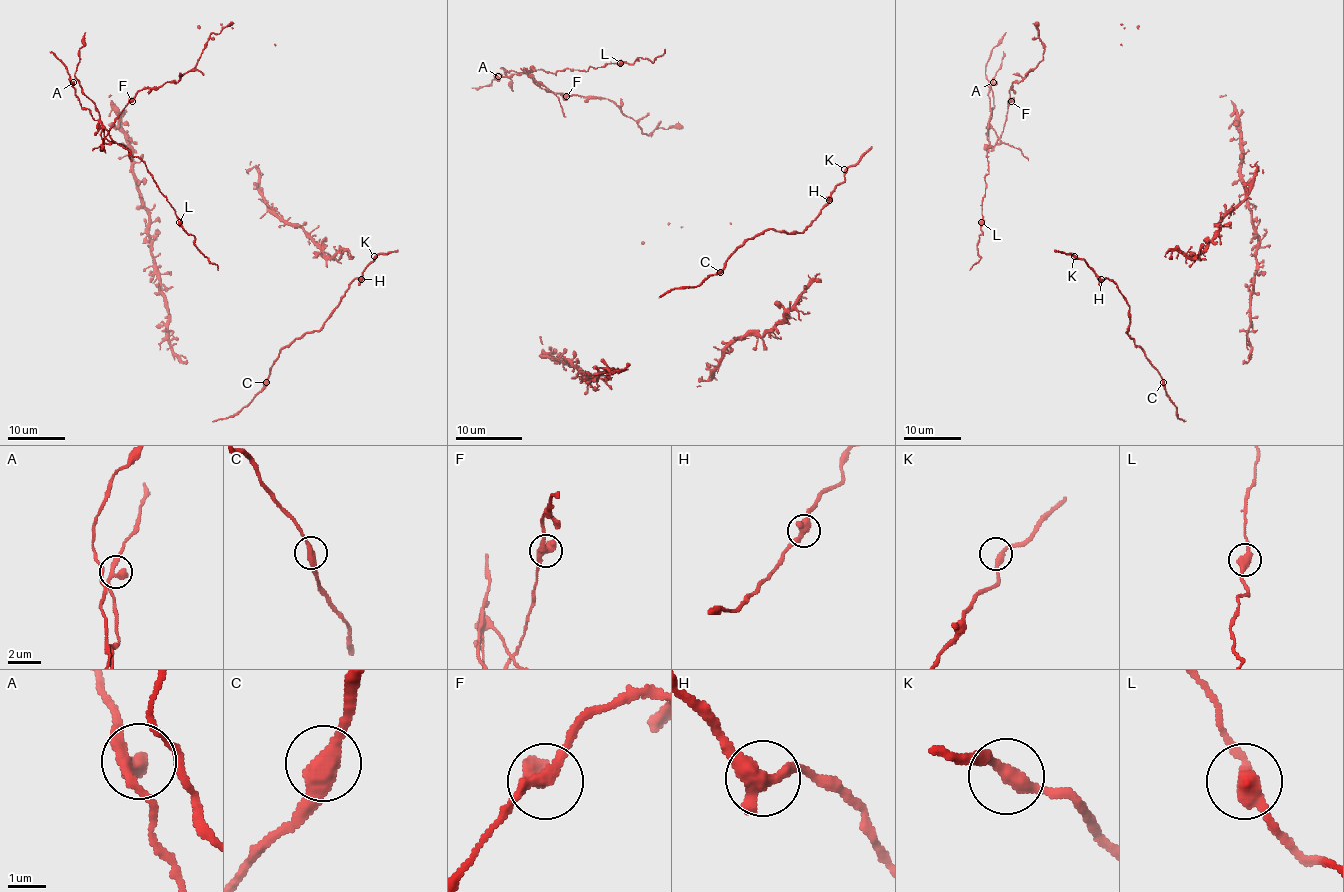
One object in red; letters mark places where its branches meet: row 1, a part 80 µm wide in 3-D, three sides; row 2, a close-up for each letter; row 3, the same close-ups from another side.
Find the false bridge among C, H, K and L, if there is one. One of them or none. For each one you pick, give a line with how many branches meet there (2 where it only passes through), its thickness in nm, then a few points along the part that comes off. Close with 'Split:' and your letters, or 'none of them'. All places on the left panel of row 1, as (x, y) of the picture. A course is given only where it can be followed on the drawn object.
L: 2 branches meet; 420 nm thick; foreign part runs (179, 222), (146, 166), (102, 128), (106, 136), (142, 89), (176, 82), (191, 71), (208, 36), (232, 22)
Split: L

